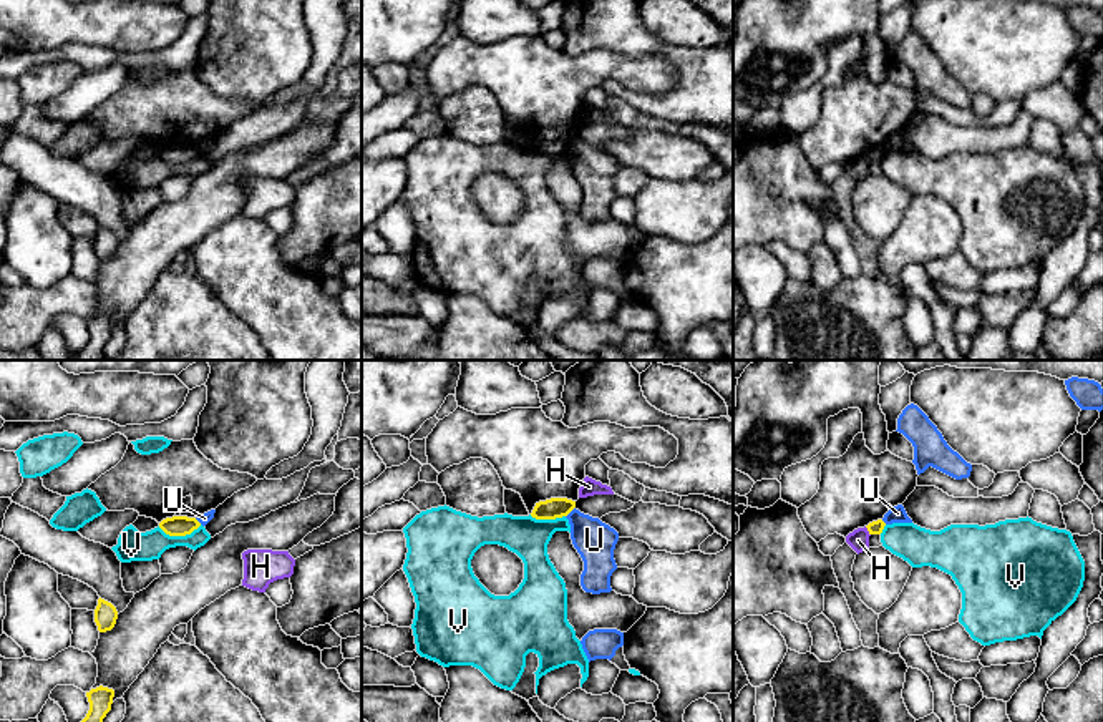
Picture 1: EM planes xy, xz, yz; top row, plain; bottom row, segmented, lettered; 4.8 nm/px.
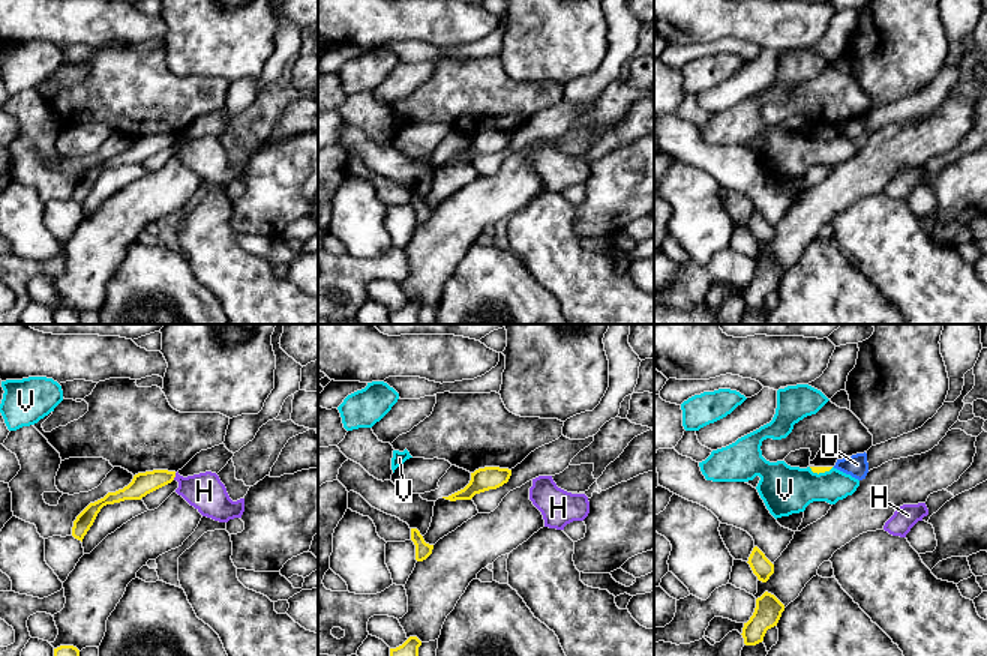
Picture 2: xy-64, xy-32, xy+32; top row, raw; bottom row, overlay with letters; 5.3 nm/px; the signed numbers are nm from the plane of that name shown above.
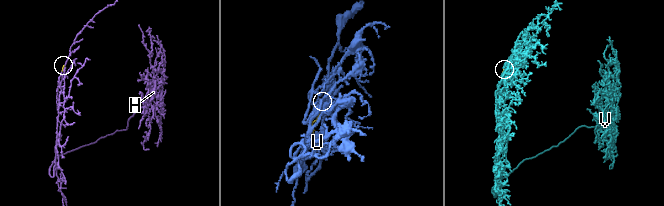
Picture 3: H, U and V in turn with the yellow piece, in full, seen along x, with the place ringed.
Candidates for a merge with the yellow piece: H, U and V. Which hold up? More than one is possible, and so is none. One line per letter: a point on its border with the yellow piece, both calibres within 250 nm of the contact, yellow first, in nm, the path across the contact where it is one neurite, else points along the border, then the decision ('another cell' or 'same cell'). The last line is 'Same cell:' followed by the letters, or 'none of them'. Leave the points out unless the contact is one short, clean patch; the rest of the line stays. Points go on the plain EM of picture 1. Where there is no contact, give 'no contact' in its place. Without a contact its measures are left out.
H: yz (868, 158) | 60/100 nm | along yz (864, 155), (869, 163) | another cell
U: xz (571, 138) | 100/190 nm | along xz (574, 135), (566, 145) | another cell
V: xy (179, 163) | 100/140 nm | along xy (201, 153), (184, 163), (166, 163), (158, 155) | another cell
Same cell: none of them

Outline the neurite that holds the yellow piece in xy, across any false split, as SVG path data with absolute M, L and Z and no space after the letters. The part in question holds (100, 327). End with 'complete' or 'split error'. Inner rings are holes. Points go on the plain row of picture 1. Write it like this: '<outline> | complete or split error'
M96 315L86 320L90 339L86 345L71 360L101 360L101 352L111 339L114 319L108 315Z | complete

